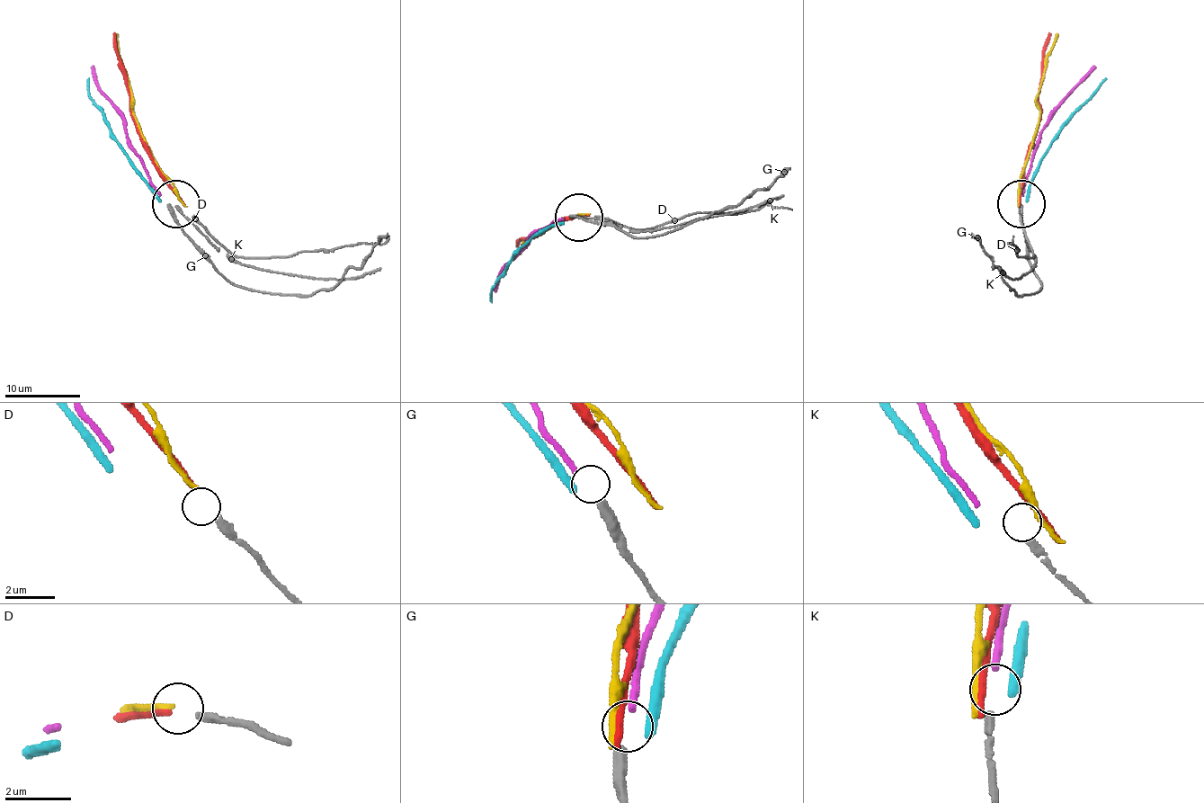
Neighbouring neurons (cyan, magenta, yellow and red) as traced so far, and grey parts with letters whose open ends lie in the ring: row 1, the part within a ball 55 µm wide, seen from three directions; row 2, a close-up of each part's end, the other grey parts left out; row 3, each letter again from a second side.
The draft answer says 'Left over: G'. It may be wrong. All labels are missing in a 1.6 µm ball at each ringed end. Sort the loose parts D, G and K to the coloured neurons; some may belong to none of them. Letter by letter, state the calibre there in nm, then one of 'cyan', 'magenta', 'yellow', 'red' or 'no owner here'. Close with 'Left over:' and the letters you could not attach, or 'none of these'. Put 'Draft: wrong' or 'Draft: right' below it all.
D: 320 nm | red
G: 400 nm | magenta
K: 260 nm | no owner here
Left over: K
Draft: wrong

